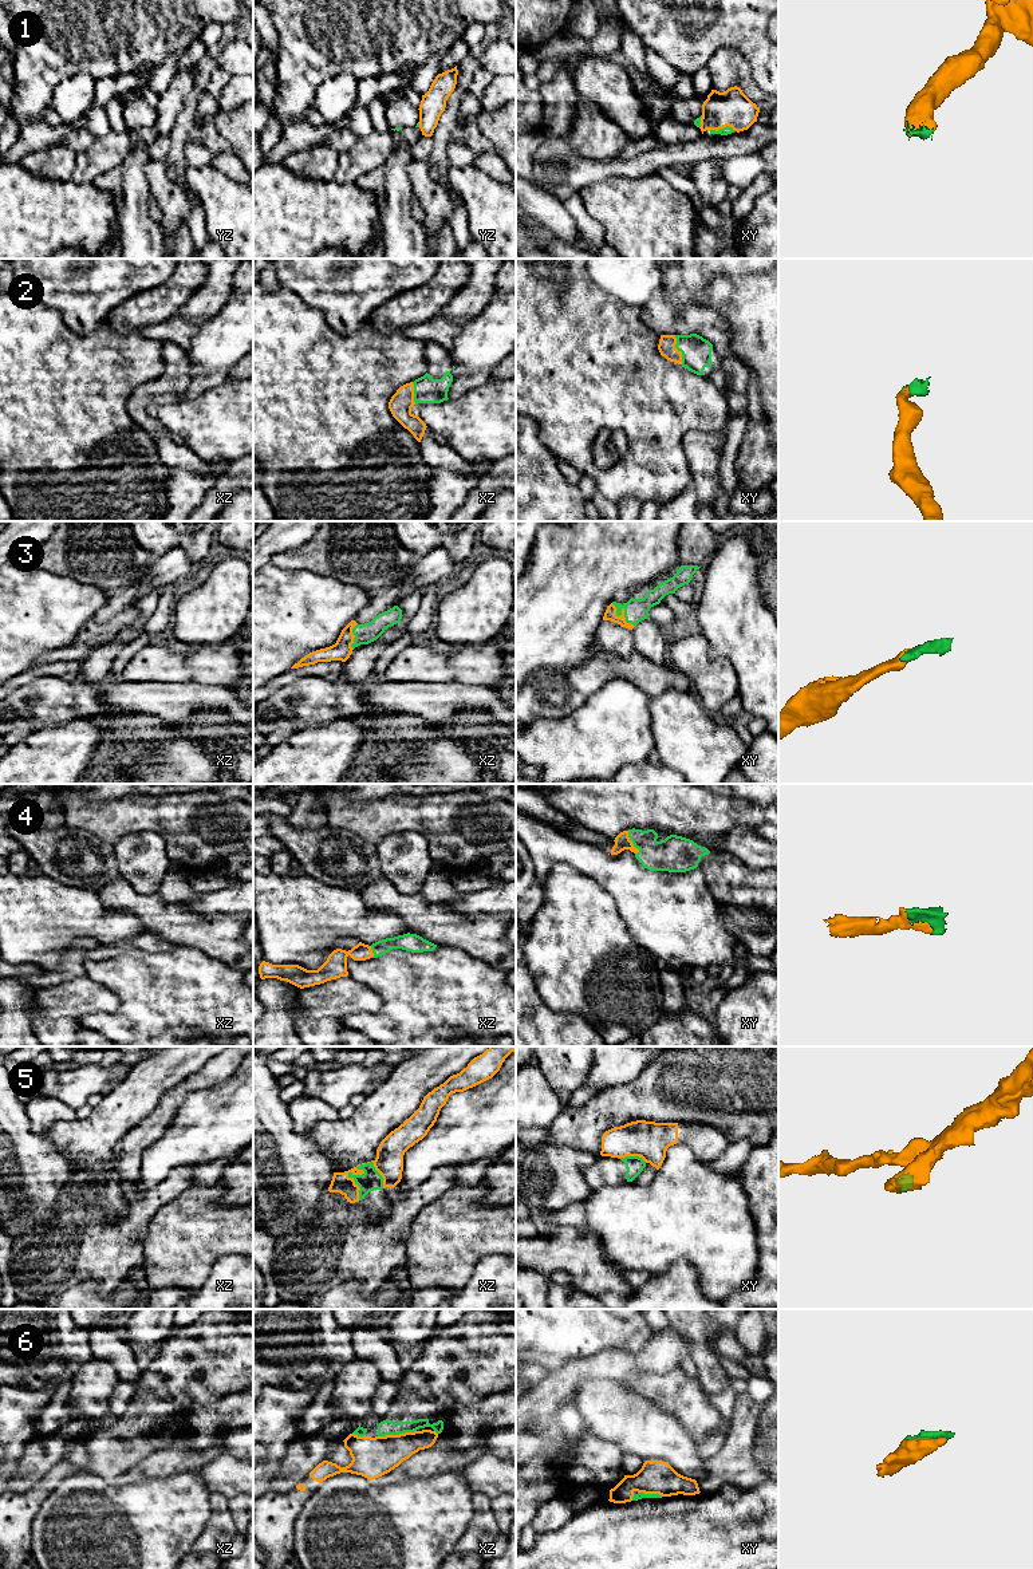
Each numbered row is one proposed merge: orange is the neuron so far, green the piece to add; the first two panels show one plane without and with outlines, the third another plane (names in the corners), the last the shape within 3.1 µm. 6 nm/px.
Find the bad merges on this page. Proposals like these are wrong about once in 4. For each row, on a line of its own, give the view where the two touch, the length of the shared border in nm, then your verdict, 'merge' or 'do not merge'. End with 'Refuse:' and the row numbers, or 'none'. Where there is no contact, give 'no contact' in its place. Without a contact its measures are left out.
1: xy | 160 nm | merge
2: xy | 180 nm | merge
3: xy | 200 nm | merge
4: xy | 160 nm | merge
5: xz | 260 nm | do not merge
6: xz | 240 nm | merge
Refuse: 5

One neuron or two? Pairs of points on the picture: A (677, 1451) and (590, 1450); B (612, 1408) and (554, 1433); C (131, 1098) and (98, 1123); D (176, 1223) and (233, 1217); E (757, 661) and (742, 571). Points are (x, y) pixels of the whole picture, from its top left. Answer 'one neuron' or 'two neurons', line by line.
A: two neurons
B: two neurons
C: one neuron
D: one neuron
E: one neuron

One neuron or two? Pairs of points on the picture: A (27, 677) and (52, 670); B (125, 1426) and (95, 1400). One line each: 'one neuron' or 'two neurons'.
A: one neuron
B: two neurons

